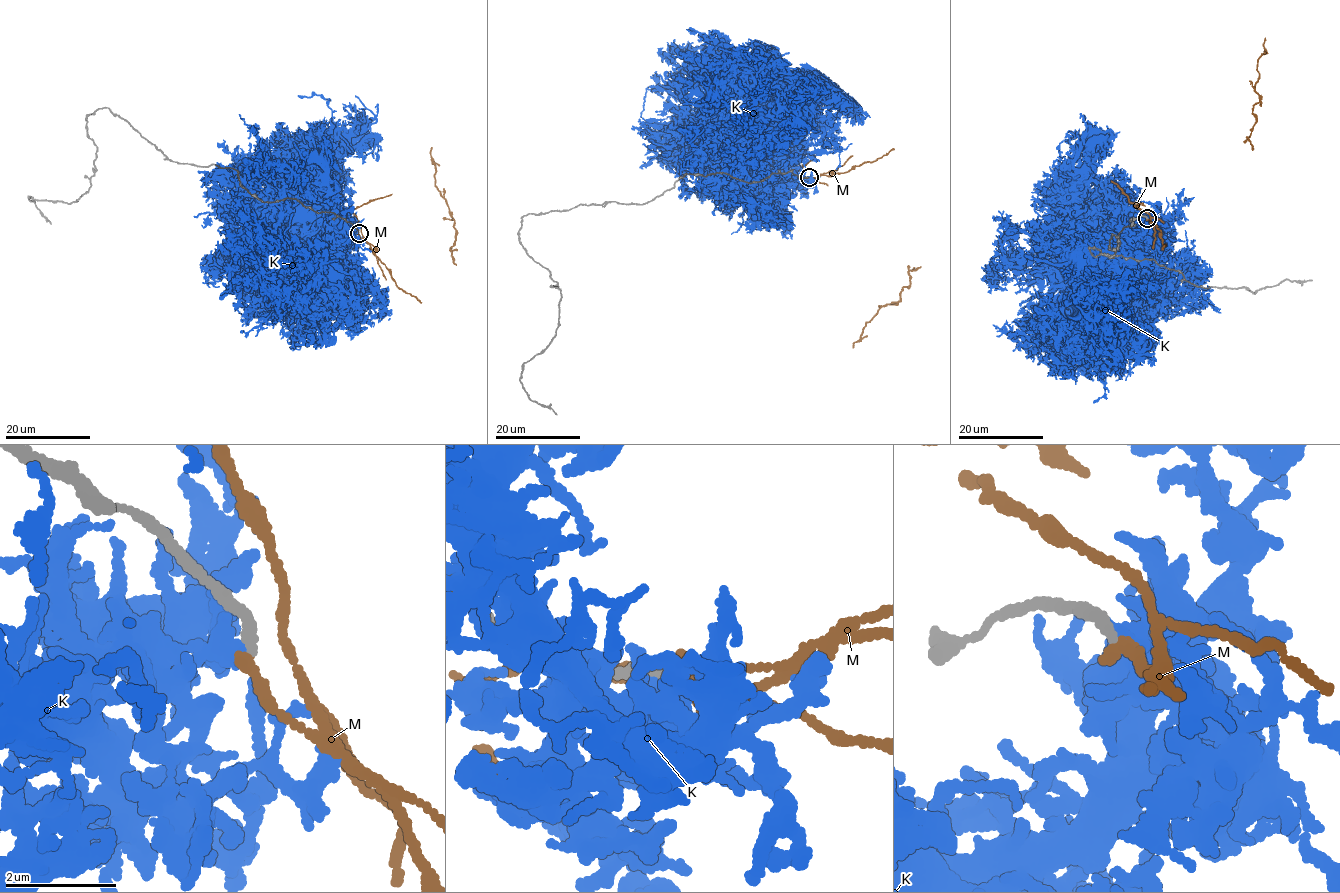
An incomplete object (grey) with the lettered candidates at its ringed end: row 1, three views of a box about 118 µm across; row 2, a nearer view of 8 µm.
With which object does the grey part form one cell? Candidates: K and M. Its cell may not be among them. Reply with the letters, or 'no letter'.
no letter

